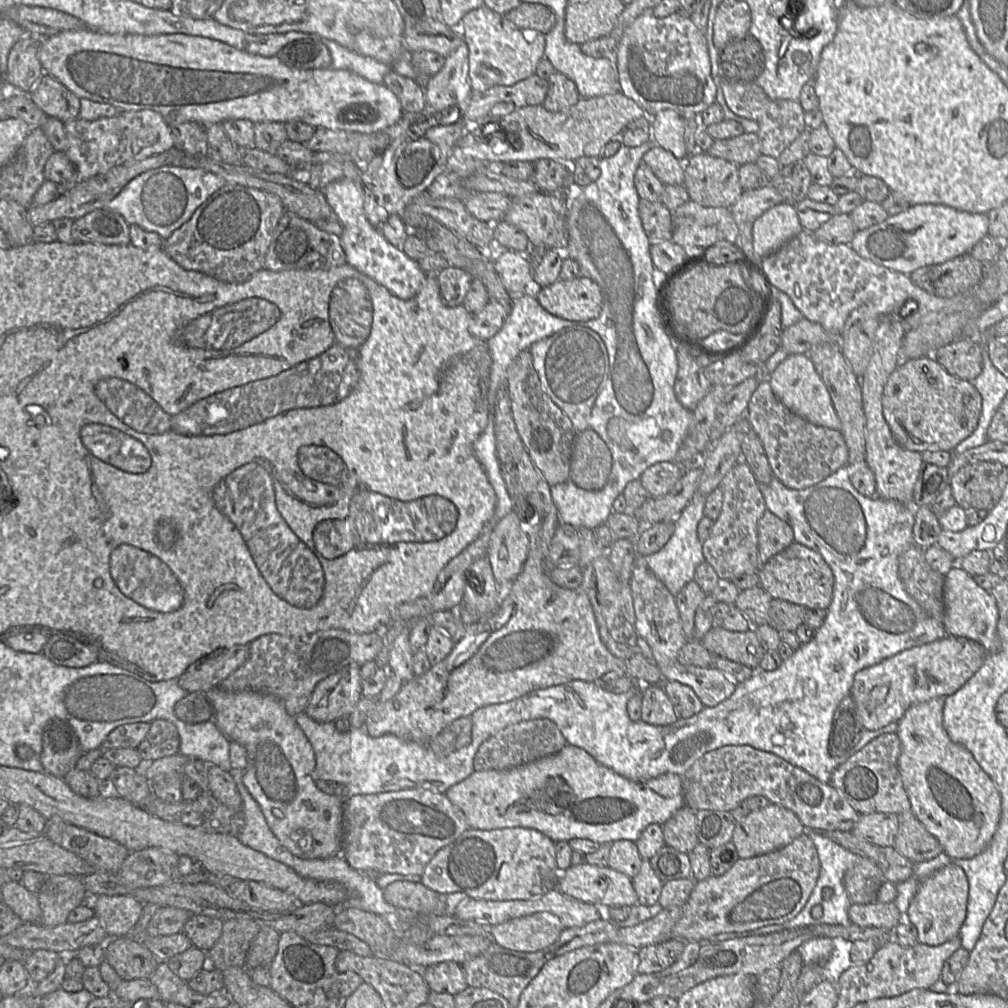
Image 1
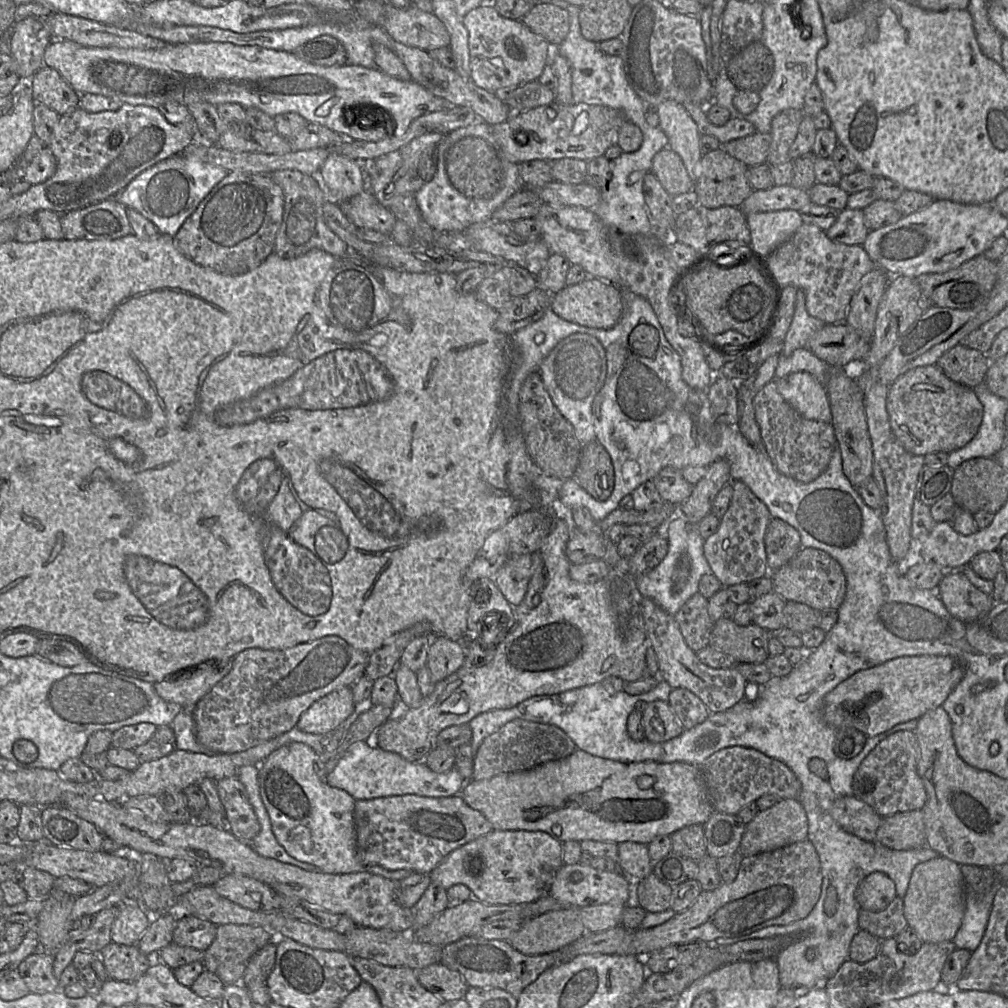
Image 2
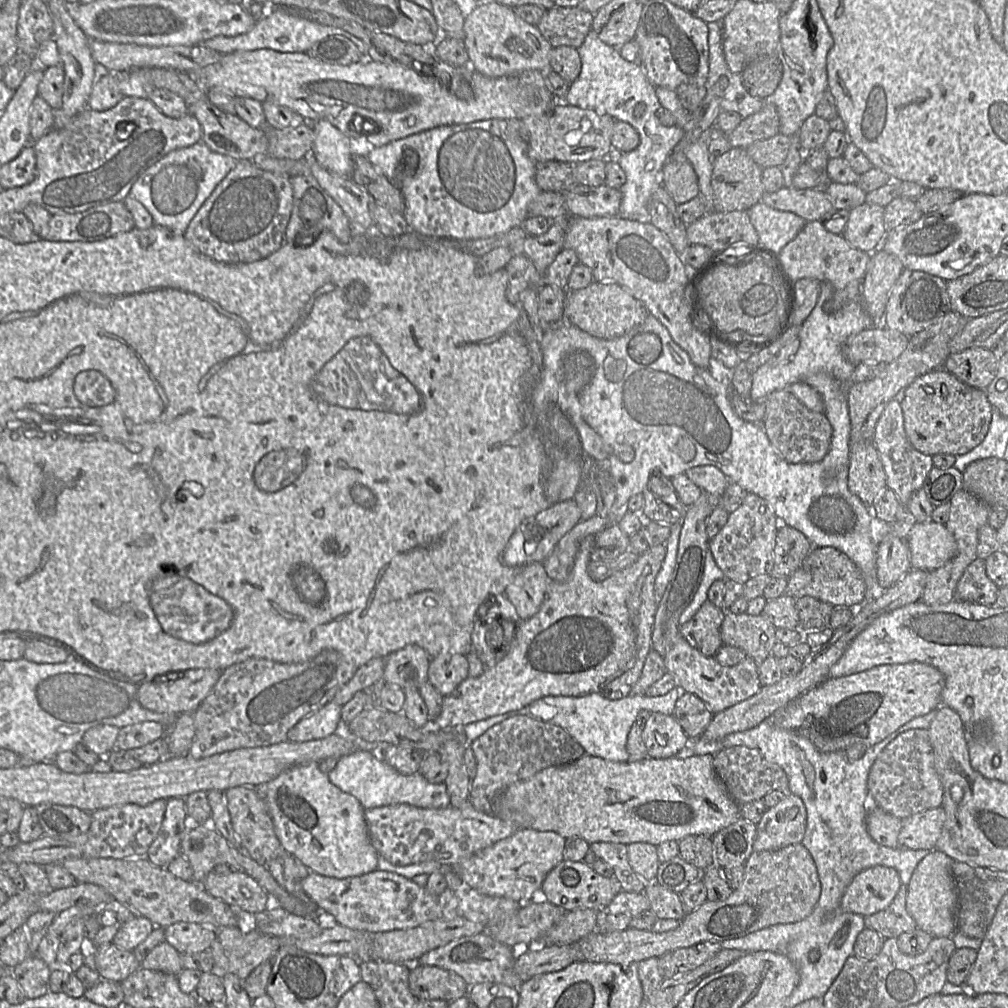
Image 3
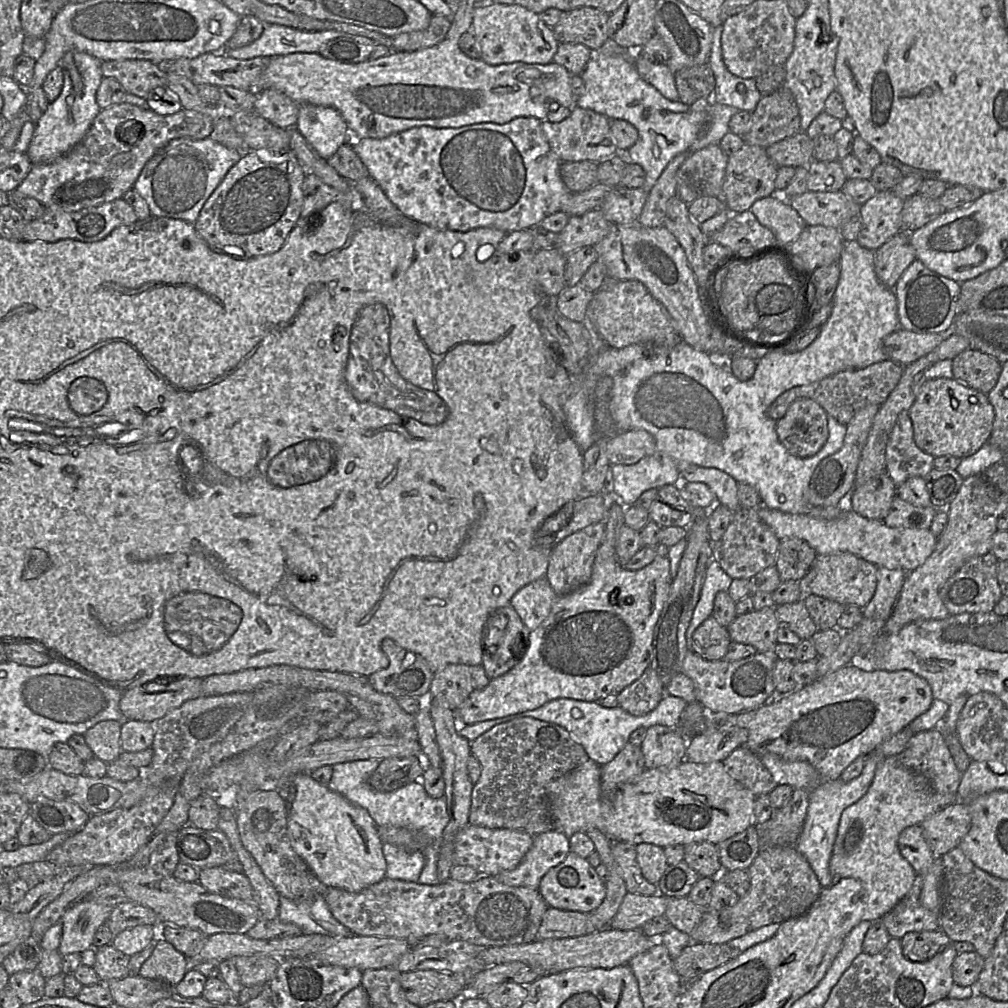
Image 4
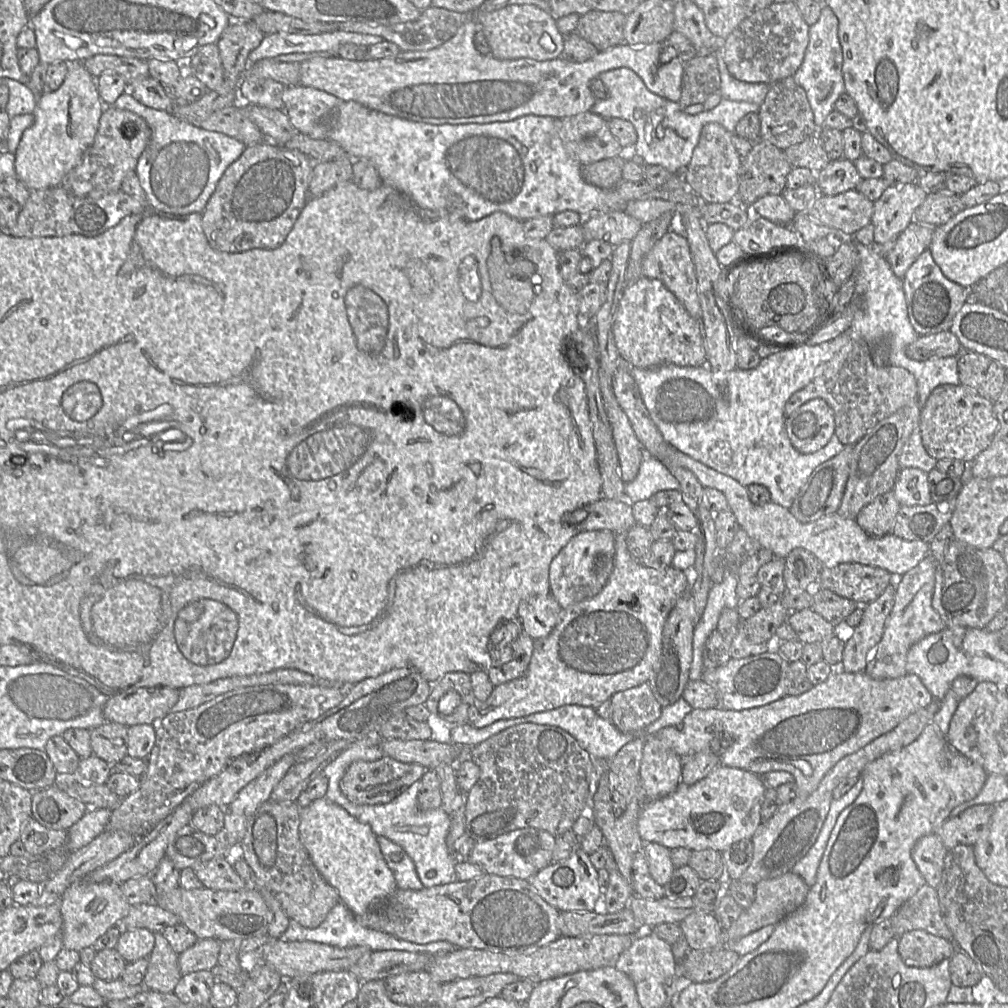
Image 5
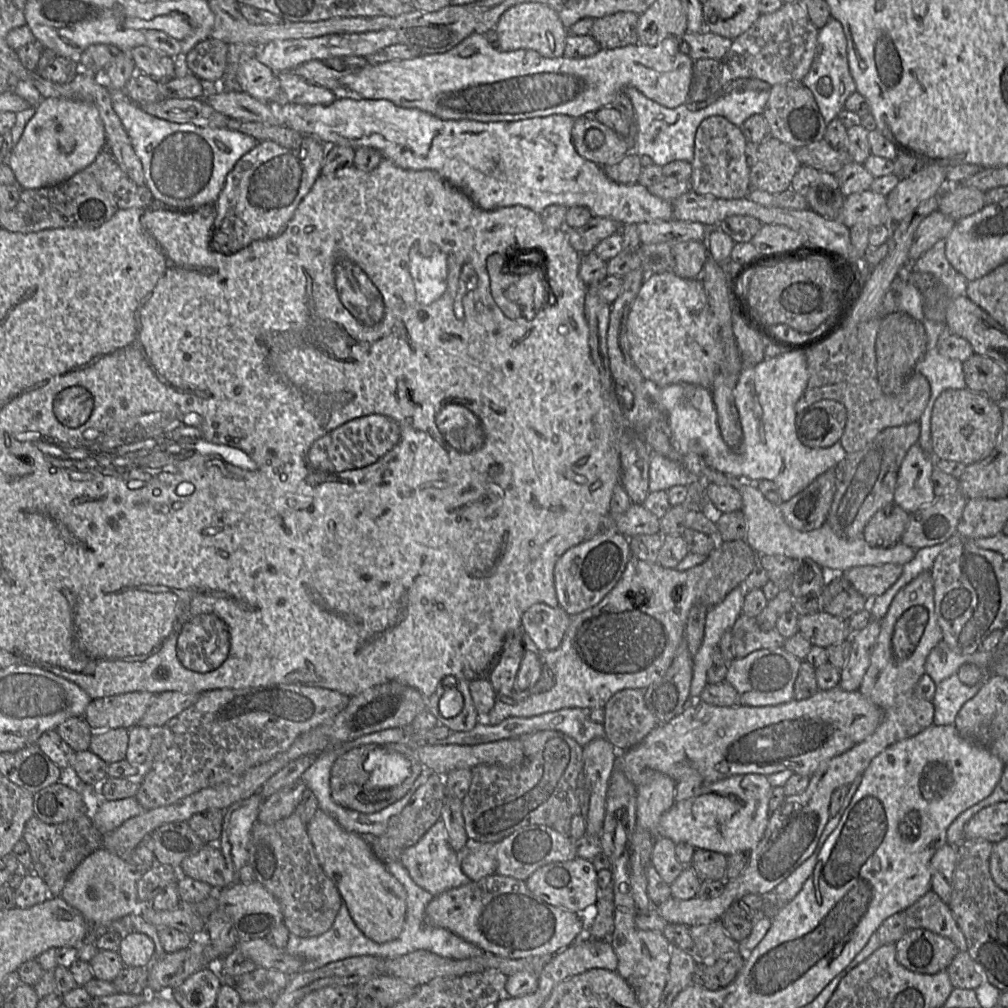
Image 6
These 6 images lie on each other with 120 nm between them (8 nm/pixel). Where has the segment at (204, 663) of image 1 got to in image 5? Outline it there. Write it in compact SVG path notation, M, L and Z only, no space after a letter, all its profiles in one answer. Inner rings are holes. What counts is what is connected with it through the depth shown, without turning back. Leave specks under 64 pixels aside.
M170 687L138 688L110 696L103 708L106 722L126 727L156 725L176 704L180 689Z

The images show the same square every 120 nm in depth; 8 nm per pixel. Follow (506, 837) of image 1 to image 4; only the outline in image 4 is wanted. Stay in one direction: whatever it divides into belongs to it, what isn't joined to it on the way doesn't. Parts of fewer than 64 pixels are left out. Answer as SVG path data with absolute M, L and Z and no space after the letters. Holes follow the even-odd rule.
M552 830L534 836L533 844L519 865L498 874L497 879L509 886L538 889L542 877L560 864L570 851L569 837Z

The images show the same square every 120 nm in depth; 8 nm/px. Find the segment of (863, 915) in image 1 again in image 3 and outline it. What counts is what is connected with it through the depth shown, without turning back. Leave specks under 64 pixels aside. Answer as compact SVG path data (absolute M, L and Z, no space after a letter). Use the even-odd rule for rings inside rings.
M901 885L886 909L865 917L865 927L877 931L884 939L916 930L917 924L906 909L907 893L908 886Z

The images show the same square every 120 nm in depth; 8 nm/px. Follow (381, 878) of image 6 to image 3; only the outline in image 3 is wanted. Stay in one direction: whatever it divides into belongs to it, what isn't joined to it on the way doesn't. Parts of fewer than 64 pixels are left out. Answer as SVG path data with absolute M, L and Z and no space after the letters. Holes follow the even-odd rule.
M318 762L290 767L269 781L266 785L265 802L281 845L310 872L344 879L378 870L379 855L369 839L365 809L354 796L333 785L329 781L328 774L319 770Z

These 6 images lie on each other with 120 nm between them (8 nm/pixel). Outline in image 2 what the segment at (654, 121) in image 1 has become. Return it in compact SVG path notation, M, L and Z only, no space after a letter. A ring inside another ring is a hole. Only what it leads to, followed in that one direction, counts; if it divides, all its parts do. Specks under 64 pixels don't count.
M673 100L657 105L656 112L660 120L659 126L668 137L668 147L682 158L689 176L695 182L695 168L703 155L697 124L684 105Z

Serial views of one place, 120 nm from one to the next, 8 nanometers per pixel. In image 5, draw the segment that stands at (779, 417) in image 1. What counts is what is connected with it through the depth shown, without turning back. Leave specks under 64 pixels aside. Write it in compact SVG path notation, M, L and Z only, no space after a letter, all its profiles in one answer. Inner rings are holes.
M815 398L787 416L785 428L792 446L799 453L811 454L835 434L834 412L823 399Z

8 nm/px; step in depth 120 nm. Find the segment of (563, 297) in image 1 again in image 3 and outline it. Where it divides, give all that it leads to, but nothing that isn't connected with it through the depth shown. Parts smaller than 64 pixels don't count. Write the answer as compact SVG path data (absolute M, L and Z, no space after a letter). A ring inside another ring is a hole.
M593 281L579 290L568 290L564 304L565 321L593 336L614 339L640 325L649 314L647 308L616 282Z

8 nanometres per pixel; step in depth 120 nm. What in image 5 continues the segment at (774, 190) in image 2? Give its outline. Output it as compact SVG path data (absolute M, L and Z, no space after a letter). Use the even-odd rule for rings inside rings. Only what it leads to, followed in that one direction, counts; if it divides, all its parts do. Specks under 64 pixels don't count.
M857 190L835 196L818 195L805 212L815 221L839 230L844 237L851 237L871 223L873 202Z

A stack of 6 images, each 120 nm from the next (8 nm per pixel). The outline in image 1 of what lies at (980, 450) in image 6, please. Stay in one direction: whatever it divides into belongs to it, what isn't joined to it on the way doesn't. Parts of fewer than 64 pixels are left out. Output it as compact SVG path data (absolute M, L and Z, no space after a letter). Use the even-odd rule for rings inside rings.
M933 356L900 362L890 374L882 395L883 416L905 449L949 451L977 428L982 398L971 382L950 375Z

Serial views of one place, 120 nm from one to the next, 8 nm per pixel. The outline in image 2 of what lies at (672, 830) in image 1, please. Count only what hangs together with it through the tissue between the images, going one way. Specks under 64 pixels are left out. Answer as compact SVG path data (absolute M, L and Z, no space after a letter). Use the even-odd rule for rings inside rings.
M693 824L683 827L670 835L674 853L699 861L706 854L706 837L703 825Z

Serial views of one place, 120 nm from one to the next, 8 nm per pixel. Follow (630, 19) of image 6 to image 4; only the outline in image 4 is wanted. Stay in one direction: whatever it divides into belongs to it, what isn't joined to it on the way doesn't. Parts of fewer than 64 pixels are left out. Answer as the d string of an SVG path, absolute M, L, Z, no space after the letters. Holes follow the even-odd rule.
M590 7L562 11L560 20L552 30L559 44L583 44L594 52L609 44L609 15Z

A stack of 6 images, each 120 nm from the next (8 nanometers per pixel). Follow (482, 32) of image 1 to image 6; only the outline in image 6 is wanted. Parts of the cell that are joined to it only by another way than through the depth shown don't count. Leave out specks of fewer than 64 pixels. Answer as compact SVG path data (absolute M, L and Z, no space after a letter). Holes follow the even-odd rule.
M525 2L512 6L501 15L494 30L498 35L497 49L502 52L527 49L546 58L564 56L567 29L558 14L545 4Z

